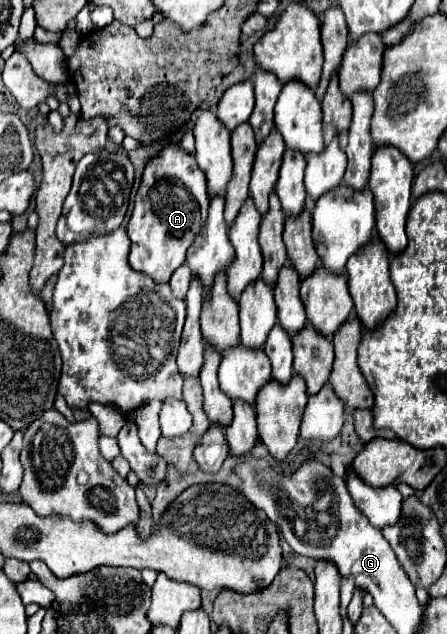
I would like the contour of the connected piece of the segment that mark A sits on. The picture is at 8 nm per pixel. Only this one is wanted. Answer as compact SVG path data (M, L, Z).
M177 144L165 146L151 158L143 172L143 182L135 196L135 208L127 224L131 238L129 264L149 274L155 282L169 282L171 274L185 262L185 254L201 232L209 194L205 190L205 172L197 166L193 154Z

